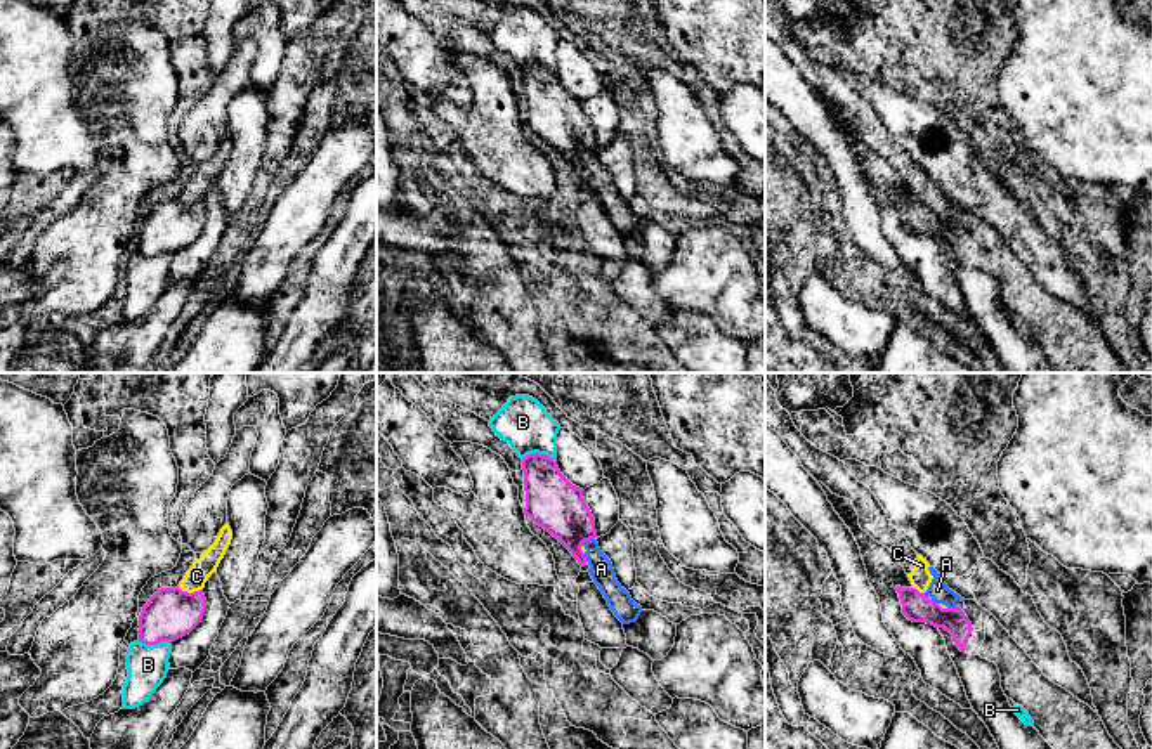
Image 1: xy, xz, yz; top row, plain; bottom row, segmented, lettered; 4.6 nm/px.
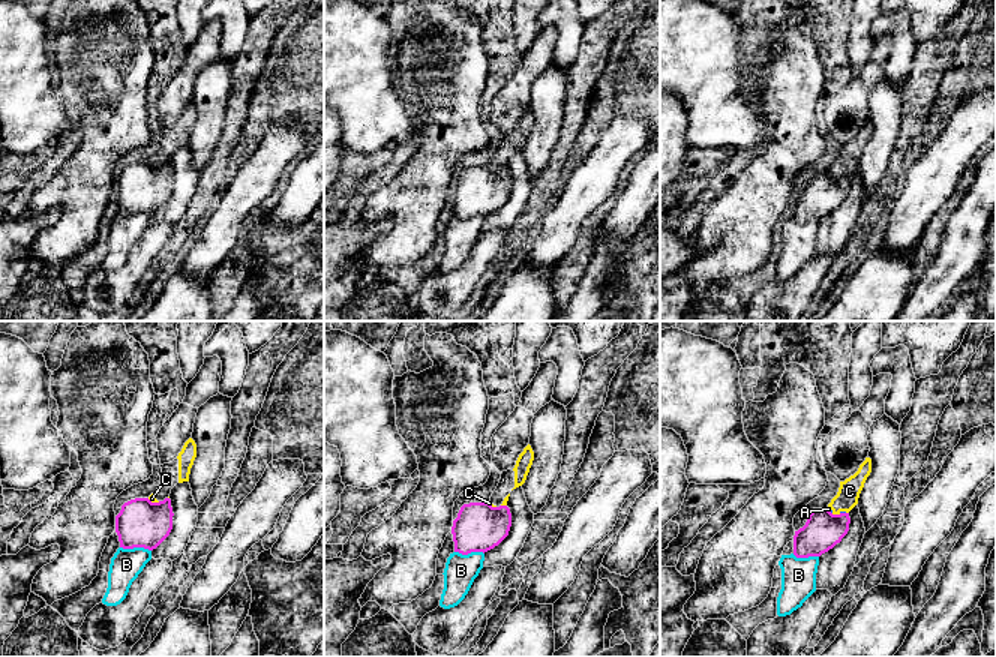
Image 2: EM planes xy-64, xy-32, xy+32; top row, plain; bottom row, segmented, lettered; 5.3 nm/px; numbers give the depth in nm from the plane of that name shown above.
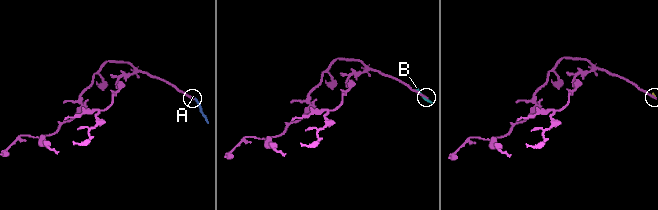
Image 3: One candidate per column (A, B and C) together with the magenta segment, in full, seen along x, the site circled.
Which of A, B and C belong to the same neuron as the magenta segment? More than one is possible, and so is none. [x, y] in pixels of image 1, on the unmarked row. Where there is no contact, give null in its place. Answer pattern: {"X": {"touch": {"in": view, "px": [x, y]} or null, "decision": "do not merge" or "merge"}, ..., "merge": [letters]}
{"A": {"touch": {"in": "yz", "px": [956, 221]}, "decision": "do not merge"}, "B": {"touch": {"in": "xy", "px": [155, 255]}, "decision": "do not merge"}, "C": {"touch": {"in": "xy", "px": [189, 205]}, "decision": "do not merge"}, "merge": []}

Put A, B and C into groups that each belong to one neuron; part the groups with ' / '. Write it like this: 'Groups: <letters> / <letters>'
Groups: A C / B

